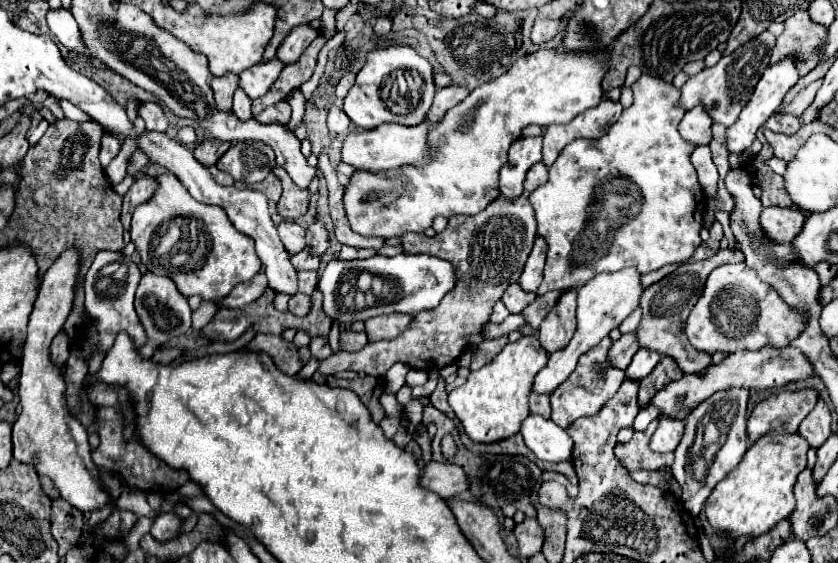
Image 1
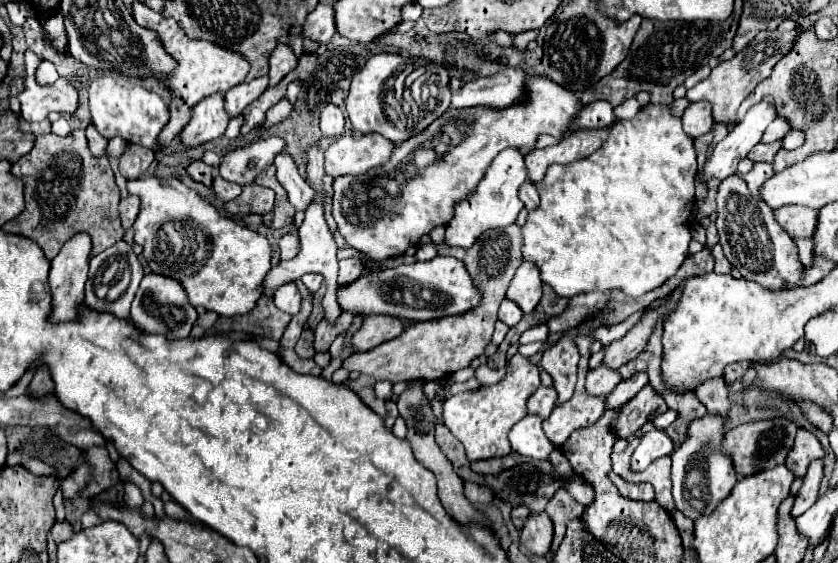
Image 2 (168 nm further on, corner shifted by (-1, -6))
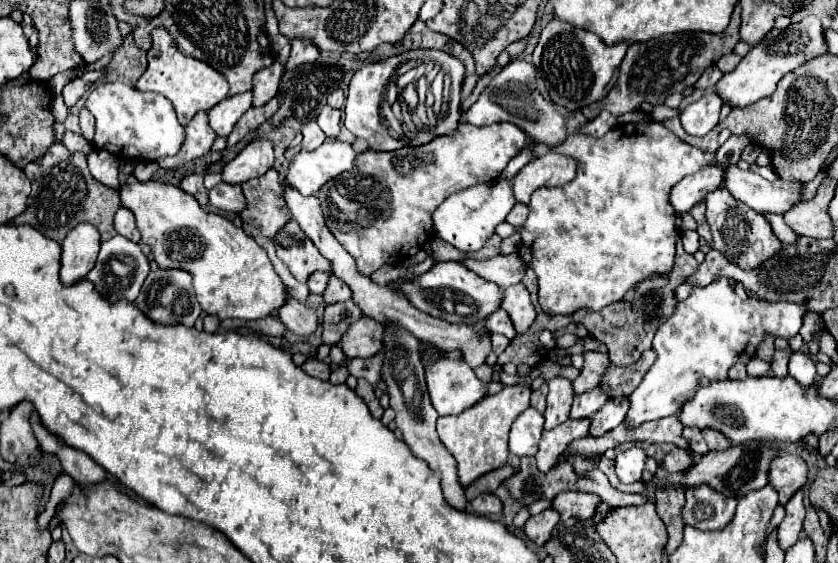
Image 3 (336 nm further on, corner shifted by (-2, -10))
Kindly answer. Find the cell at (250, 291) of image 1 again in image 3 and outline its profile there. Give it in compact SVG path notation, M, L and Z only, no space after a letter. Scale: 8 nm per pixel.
M316 122L304 124L302 126L302 136L304 136L304 140L302 140L304 150L316 150L326 138L326 134L320 130L320 126Z

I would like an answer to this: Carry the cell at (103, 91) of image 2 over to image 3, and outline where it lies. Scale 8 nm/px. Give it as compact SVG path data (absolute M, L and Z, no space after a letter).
M106 82L100 84L96 90L90 92L86 98L86 108L96 118L96 134L94 134L94 146L100 150L106 150L114 156L122 156L124 160L158 160L162 156L174 156L184 140L184 128L176 120L174 106L170 100L156 92L140 92L132 86L126 86L122 82Z

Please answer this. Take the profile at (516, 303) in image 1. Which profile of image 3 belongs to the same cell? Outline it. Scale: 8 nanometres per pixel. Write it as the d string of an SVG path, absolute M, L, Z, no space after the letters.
M498 310L498 312L494 312L488 320L486 320L486 330L490 332L490 334L502 334L502 336L506 336L506 338L514 338L516 336L516 332L514 332L514 326L510 324L510 318L506 316L506 312L504 310Z

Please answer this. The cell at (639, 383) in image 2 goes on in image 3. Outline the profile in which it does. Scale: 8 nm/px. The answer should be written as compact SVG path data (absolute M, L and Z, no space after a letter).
M608 400L590 422L590 436L604 436L614 430L626 414L626 400Z

